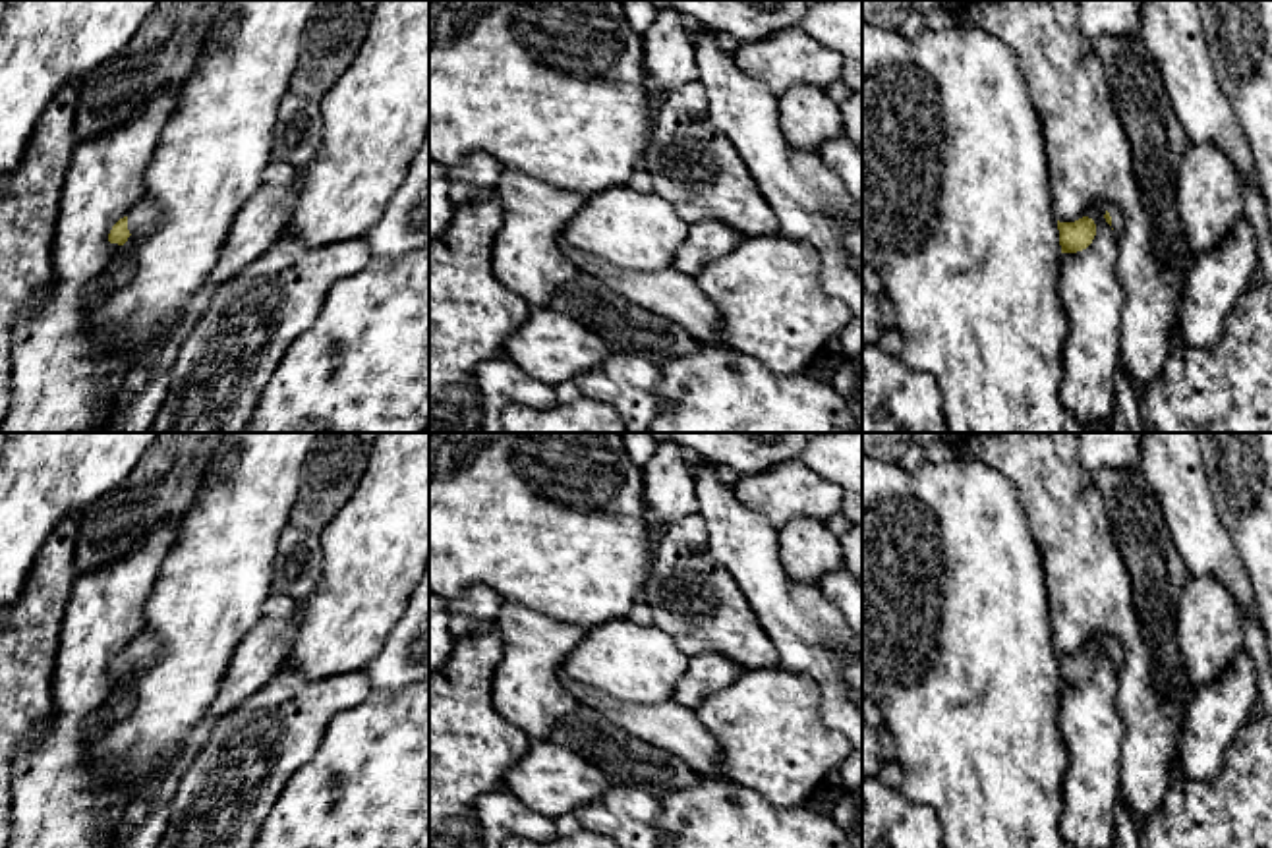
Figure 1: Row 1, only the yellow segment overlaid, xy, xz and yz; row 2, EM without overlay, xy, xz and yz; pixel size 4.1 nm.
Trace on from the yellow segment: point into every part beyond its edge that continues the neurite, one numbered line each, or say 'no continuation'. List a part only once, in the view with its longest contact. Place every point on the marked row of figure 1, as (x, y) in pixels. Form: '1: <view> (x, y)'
1: xy (142, 219)

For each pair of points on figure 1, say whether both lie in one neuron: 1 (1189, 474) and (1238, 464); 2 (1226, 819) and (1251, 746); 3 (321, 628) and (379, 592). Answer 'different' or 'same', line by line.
1: different
2: same
3: same

